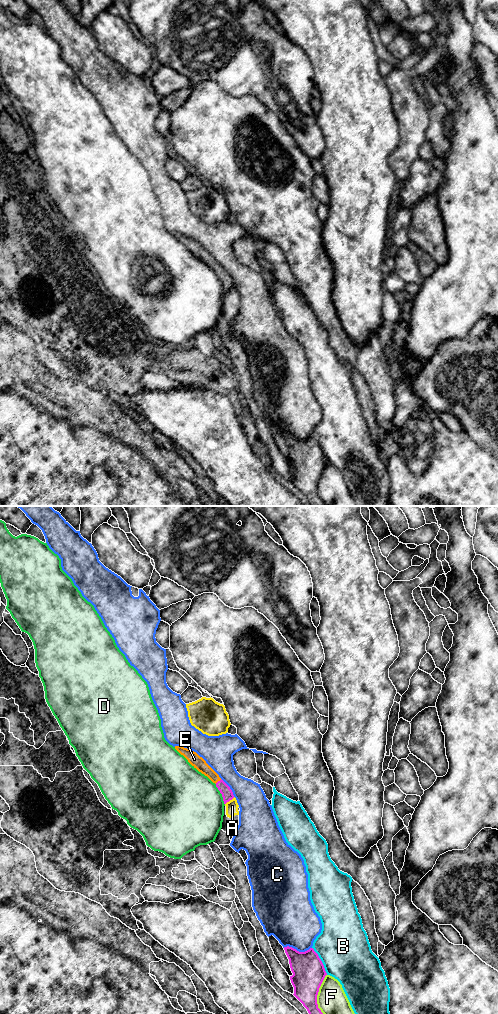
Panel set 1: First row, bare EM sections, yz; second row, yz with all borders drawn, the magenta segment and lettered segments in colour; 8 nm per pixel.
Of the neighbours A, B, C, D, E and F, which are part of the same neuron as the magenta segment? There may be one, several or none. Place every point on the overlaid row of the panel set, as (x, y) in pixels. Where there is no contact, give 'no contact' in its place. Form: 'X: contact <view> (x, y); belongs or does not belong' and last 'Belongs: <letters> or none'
A: contact yz (229, 800); does not belong
B: contact yz (321, 961); does not belong
C: contact yz (296, 950); does not belong
D: contact yz (221, 793); does not belong
E: contact yz (218, 781); belongs
F: contact yz (317, 994); does not belong
Belongs: E

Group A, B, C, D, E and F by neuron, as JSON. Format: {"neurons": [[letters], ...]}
{"neurons": [["A"], ["B"], ["C"], ["D"], ["E"], ["F"]]}

